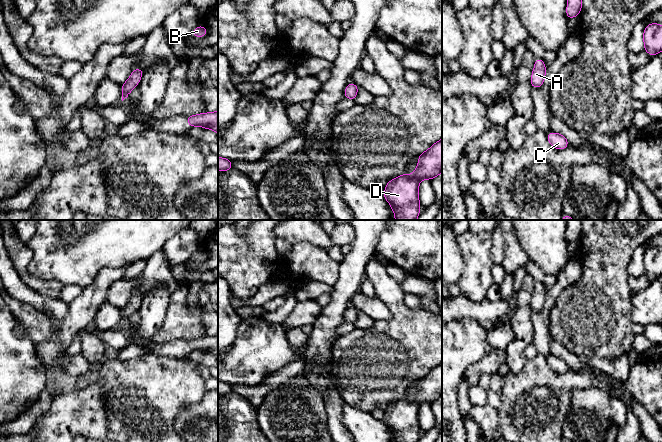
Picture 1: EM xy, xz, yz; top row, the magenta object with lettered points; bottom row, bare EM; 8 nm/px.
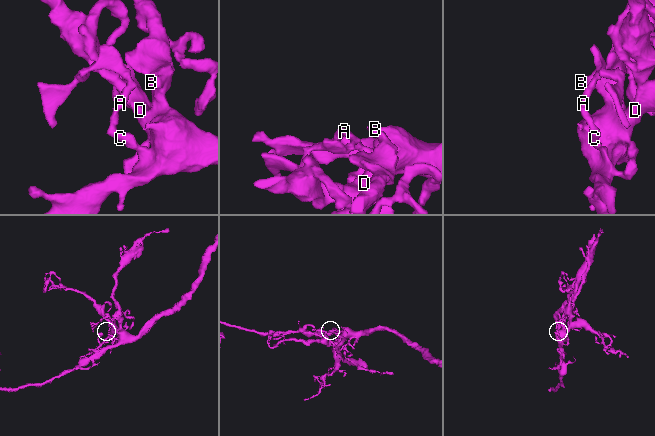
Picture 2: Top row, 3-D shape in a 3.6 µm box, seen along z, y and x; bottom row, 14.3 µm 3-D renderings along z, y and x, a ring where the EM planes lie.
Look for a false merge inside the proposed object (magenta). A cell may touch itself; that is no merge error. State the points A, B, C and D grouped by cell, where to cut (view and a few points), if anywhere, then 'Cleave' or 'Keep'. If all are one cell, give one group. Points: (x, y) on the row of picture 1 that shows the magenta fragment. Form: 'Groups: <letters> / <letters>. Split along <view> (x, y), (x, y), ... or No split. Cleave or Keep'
Groups: A B C D. No split. Keep

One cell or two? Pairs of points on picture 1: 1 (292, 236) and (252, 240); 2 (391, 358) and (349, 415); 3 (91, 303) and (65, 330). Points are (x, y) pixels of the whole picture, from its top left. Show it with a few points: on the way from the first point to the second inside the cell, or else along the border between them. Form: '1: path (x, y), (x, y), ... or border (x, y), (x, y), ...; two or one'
1: border (273, 230), (273, 234), (276, 237); two
2: border (344, 401), (353, 407), (370, 413); two
3: path (84, 310), (72, 323); one

